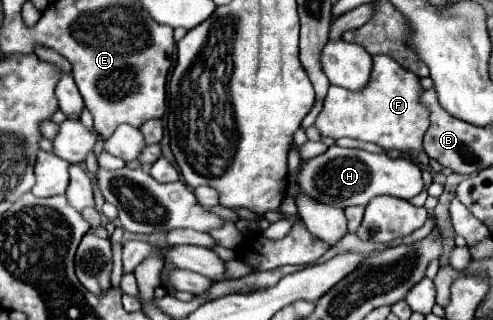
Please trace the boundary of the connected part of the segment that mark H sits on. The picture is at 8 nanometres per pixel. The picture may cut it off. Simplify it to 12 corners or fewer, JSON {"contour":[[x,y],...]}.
{"contour":[[331,145],[299,169],[299,187],[335,207],[411,199],[419,167]]}

